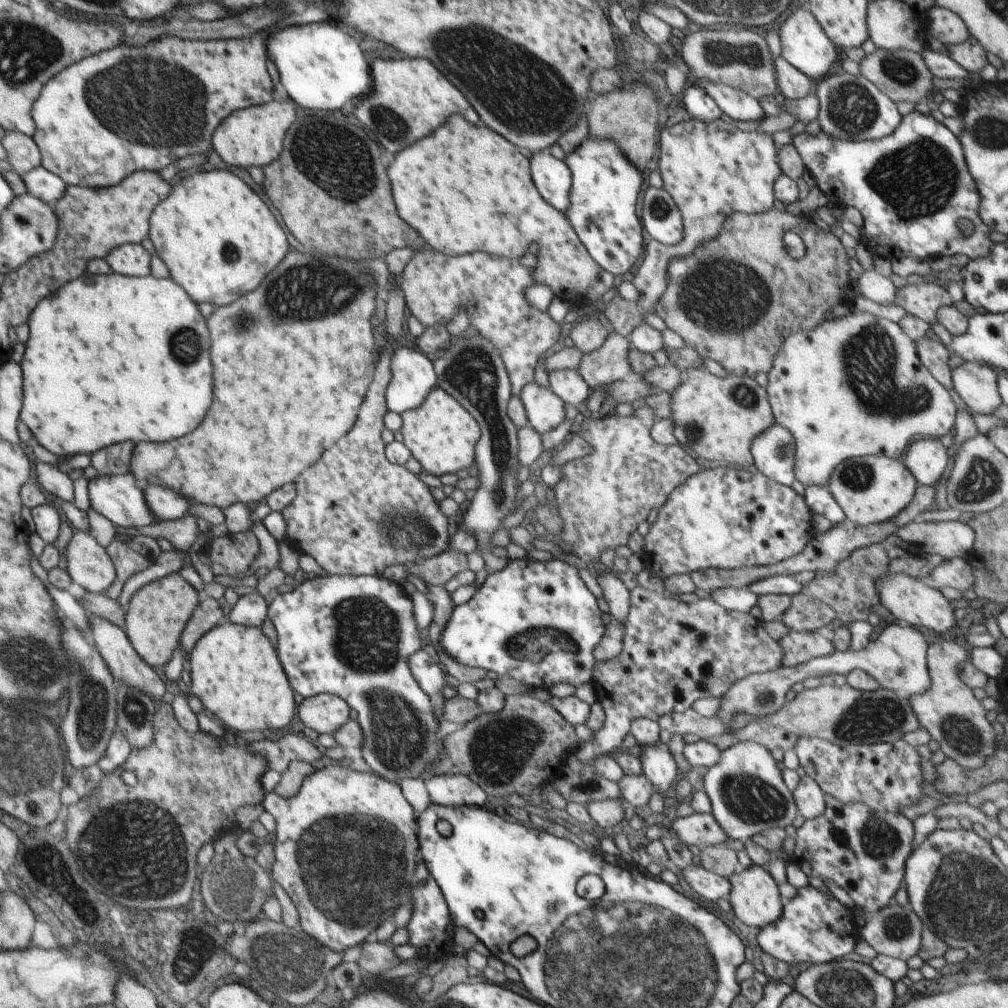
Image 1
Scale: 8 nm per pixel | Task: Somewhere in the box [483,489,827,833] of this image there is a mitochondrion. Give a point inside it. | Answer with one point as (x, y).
(750, 800)

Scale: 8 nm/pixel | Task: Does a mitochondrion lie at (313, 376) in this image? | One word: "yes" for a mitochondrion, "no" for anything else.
no

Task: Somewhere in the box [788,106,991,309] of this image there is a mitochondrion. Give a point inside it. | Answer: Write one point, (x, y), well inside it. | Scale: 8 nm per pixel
(917, 180)

